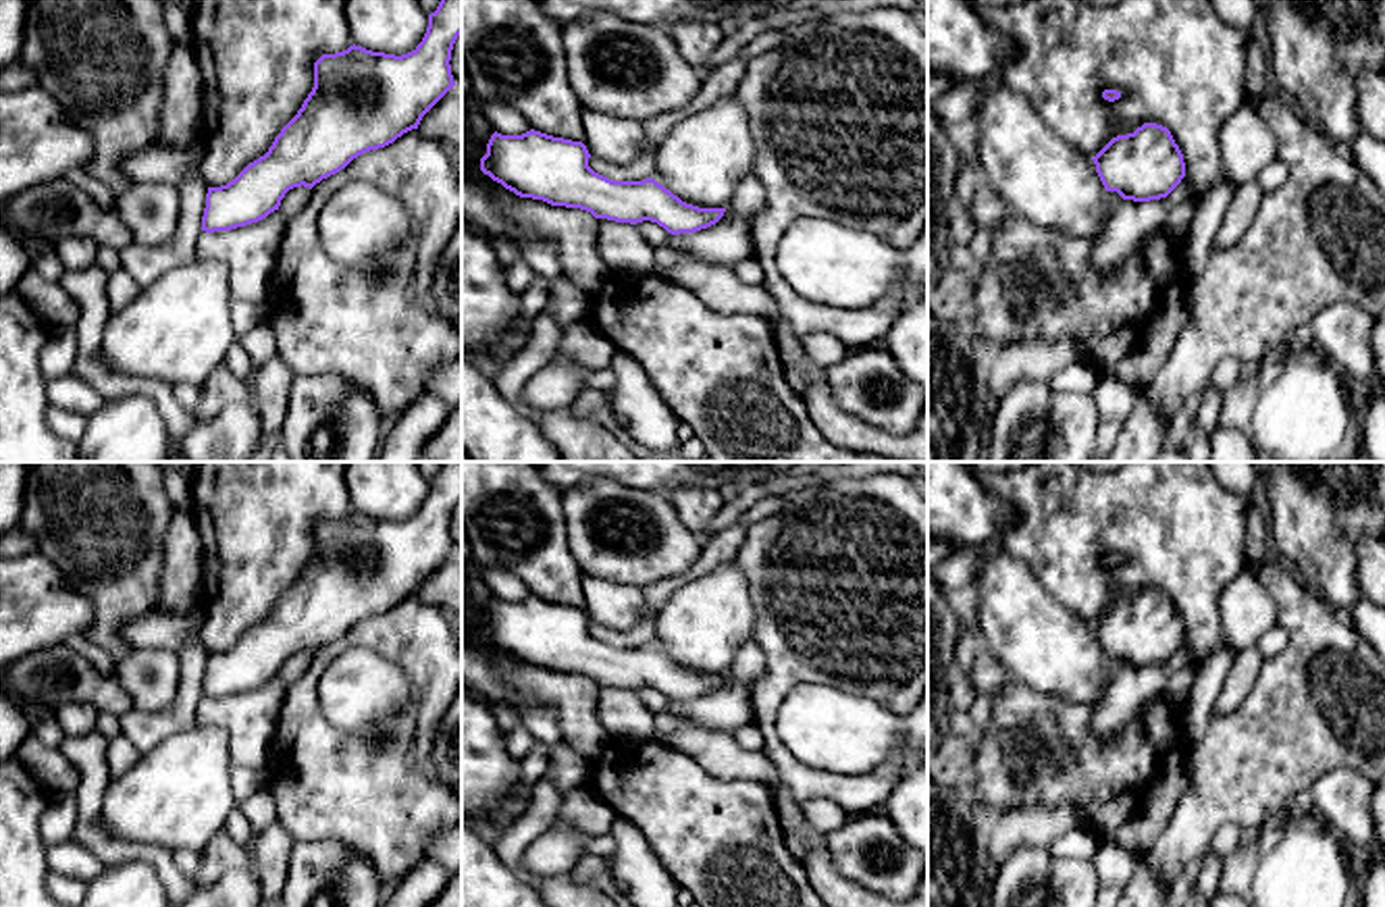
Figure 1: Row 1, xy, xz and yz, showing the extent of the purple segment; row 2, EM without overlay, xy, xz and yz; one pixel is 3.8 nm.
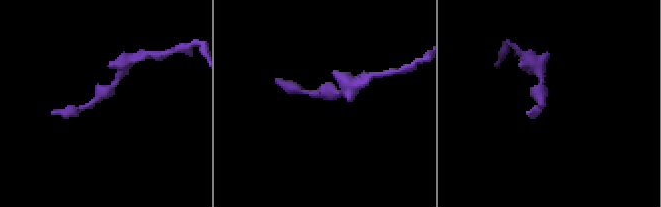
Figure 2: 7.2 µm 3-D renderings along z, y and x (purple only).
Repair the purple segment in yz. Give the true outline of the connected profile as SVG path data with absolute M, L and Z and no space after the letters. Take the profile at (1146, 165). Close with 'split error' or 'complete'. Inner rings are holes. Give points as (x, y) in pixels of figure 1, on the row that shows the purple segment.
M1156 123L1113 137L1092 160L1104 189L1133 202L1167 198L1185 177L1179 146Z; complete

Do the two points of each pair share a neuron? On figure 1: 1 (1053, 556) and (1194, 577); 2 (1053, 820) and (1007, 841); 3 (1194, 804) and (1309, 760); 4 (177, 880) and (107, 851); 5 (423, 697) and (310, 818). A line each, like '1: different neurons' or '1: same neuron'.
1: same neuron
2: same neuron
3: same neuron
4: same neuron
5: same neuron

